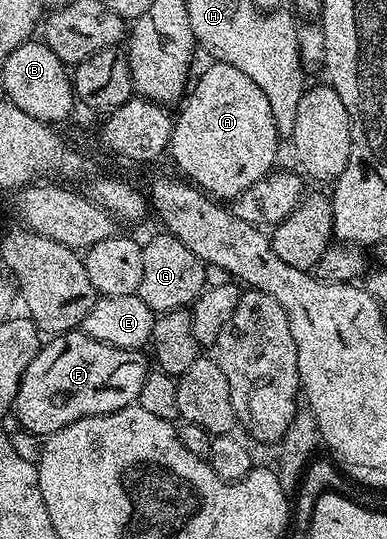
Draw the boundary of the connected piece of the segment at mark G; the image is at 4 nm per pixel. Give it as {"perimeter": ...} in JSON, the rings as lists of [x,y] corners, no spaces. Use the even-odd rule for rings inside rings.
{"perimeter":[[[160,232],[154,238],[144,239],[141,251],[143,252],[143,281],[139,284],[137,293],[153,310],[154,315],[166,314],[172,310],[183,310],[192,307],[193,302],[199,297],[205,284],[205,263],[168,232]]]}

